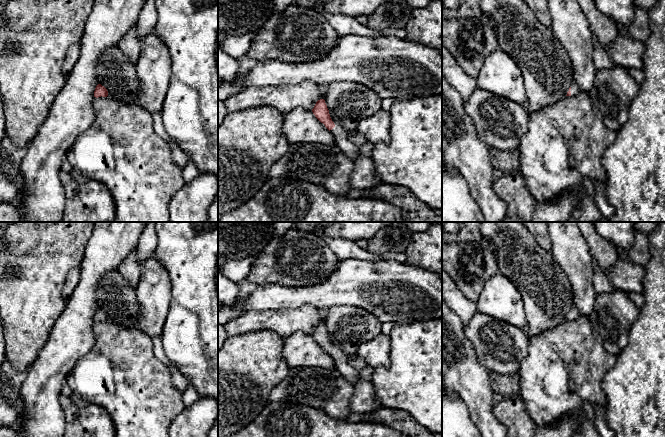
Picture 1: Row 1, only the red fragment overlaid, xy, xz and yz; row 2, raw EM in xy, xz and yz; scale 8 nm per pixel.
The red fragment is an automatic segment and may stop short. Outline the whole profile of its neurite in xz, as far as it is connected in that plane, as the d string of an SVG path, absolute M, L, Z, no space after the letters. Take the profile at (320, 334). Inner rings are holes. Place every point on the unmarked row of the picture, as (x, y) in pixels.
M320 323L316 326L312 336L315 341L333 358L335 361L335 369L348 382L355 385L362 380L359 375L359 371L348 363L346 354L343 353L338 347L332 345L324 323Z

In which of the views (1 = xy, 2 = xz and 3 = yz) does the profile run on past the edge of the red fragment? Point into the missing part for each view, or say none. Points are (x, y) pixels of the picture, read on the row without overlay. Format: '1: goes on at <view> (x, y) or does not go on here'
1: does not go on here
2: goes on at xz (342, 366)
3: goes on at yz (575, 314)

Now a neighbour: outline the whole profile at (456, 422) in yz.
M455 393L442 394L442 437L482 437L465 403Z

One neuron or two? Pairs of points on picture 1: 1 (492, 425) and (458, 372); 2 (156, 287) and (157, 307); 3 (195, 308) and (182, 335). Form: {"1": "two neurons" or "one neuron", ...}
{"1": "one neuron", "2": "one neuron", "3": "one neuron"}

